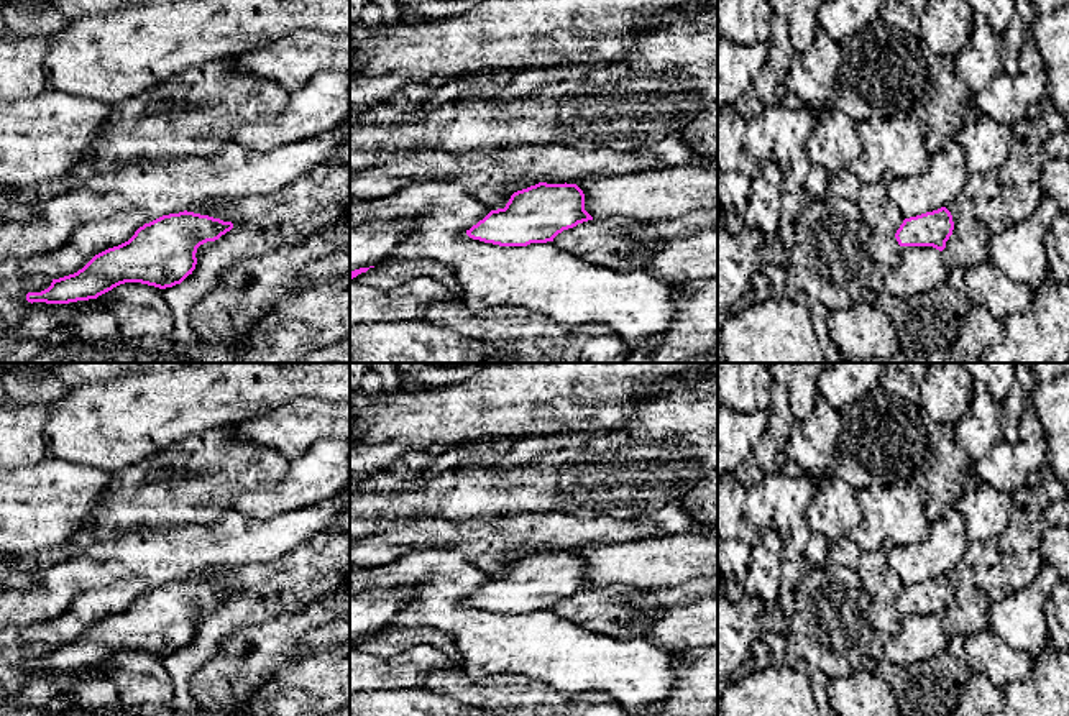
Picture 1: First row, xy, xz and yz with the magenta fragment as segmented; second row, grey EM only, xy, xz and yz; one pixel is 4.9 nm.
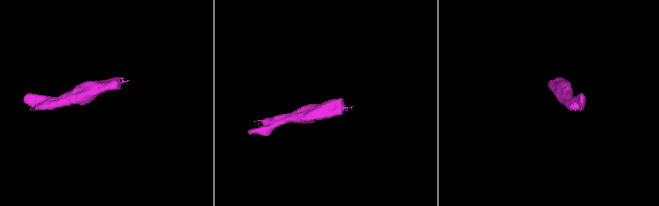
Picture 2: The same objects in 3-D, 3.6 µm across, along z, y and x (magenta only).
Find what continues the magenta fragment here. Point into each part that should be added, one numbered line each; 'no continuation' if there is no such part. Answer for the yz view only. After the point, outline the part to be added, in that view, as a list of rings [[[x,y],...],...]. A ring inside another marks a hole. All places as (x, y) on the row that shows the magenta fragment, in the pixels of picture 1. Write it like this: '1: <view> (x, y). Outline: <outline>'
no continuation

